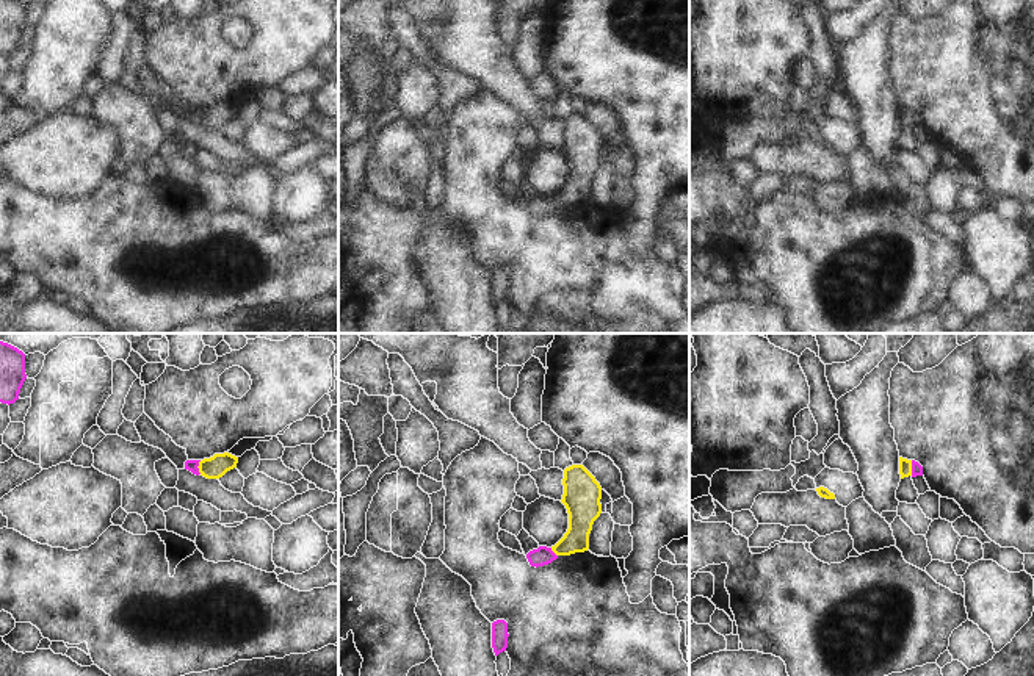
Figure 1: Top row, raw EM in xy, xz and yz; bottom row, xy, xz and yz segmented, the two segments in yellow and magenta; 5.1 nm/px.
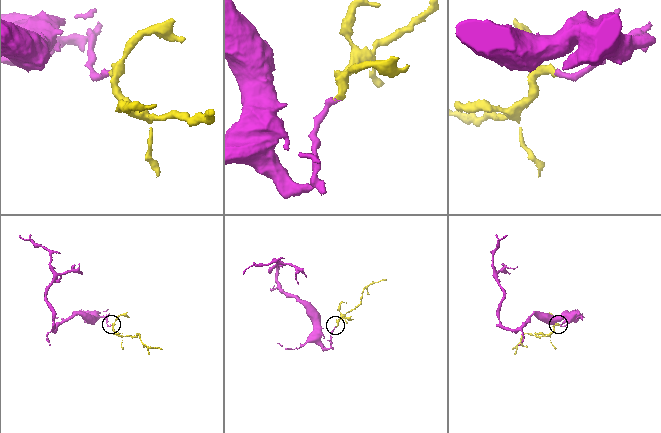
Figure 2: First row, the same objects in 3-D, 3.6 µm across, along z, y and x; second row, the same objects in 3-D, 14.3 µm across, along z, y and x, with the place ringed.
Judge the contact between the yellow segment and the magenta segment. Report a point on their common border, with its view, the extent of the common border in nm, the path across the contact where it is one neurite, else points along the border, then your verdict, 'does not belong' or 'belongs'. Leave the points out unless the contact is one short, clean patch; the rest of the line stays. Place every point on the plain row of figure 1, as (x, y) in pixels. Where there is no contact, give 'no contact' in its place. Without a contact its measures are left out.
contact yz (911, 118); length 80 nm; way yz (904, 115), (911, 118), (917, 119); belongs

